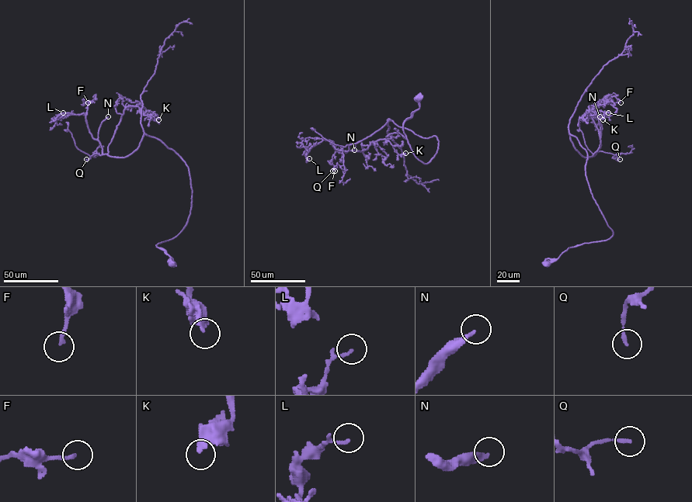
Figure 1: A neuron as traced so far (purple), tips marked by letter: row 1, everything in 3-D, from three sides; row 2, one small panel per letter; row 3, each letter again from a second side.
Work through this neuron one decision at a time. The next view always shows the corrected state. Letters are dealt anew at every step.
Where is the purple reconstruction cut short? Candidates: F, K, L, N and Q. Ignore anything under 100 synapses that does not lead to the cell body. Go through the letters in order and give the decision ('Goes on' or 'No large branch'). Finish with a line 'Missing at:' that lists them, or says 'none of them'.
F: No large branch
K: No large branch
L: No large branch
N: Goes on
Q: No large branch
Missing at: N

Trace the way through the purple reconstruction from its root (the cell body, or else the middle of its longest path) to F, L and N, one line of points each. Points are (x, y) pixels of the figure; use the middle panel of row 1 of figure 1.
F: (420, 96), (403, 130), (428, 163), (436, 136), (391, 120), (348, 151), (332, 141), (335, 171)
L: (420, 96), (403, 130), (428, 163), (436, 136), (391, 120), (348, 151), (323, 140), (309, 158)
N: (420, 96), (403, 130), (413, 154), (428, 163), (436, 136), (421, 137), (391, 120), (345, 151), (354, 150)

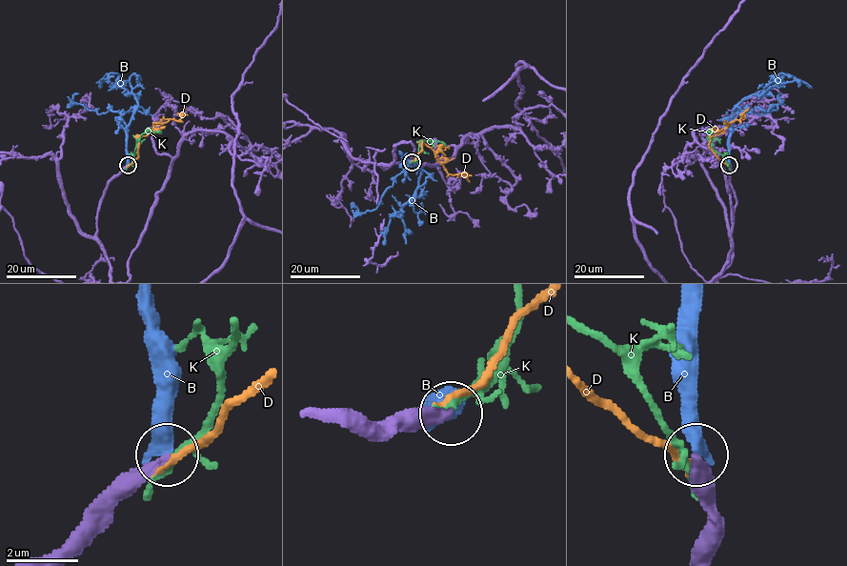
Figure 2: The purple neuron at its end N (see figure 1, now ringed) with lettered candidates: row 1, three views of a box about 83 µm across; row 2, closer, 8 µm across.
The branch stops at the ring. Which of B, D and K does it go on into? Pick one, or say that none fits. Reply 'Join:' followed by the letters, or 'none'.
Join: B

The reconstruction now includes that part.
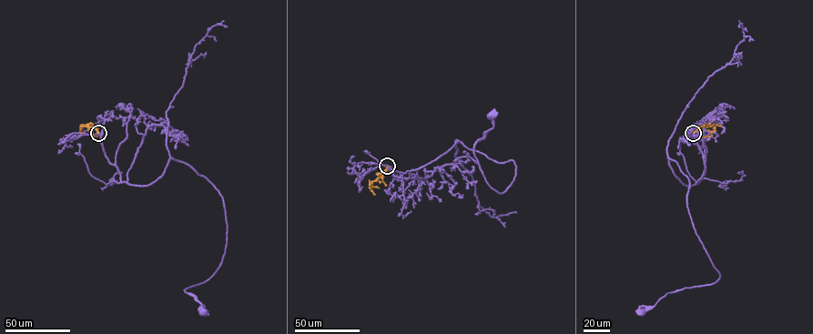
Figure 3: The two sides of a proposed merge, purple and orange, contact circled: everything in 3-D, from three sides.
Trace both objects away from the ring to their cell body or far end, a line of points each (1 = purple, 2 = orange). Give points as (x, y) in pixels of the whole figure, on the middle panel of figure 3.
1: (387, 166), (408, 178), (460, 142), (513, 161), (503, 193), (488, 183), (474, 152), (493, 113)
2: (387, 166), (370, 184), (370, 188), (369, 179)

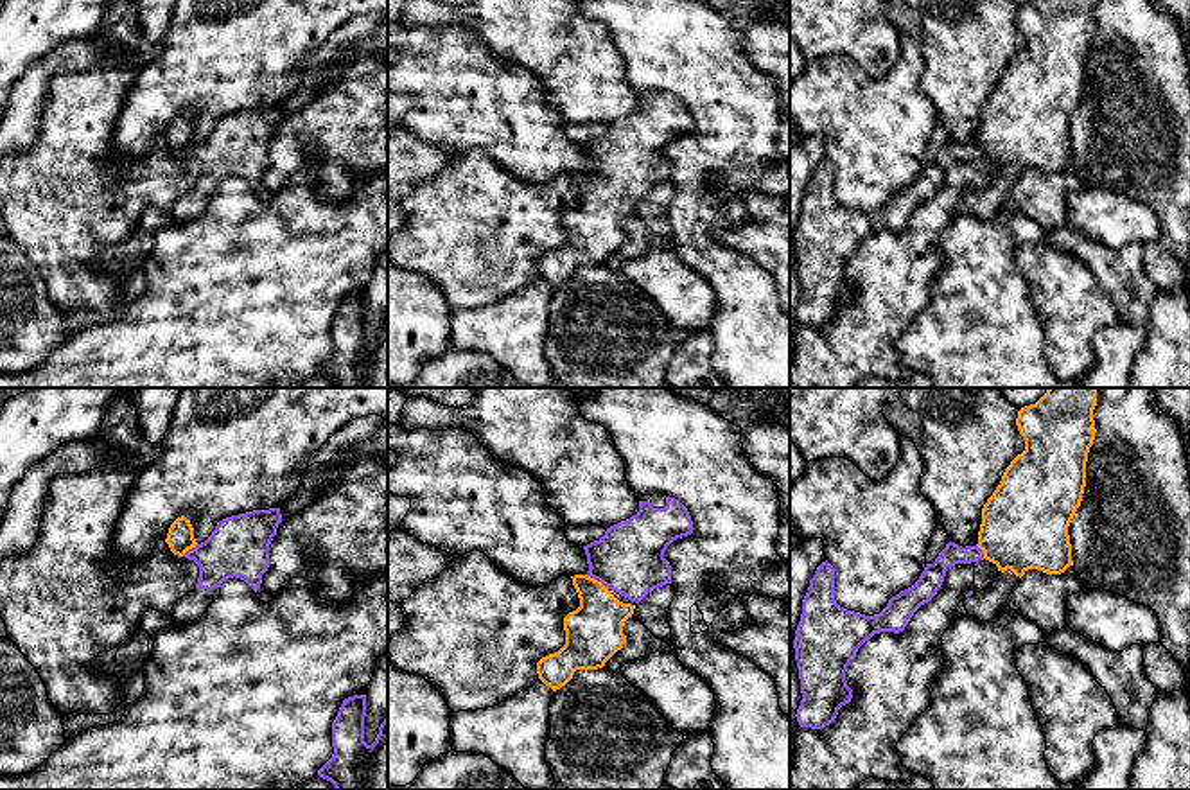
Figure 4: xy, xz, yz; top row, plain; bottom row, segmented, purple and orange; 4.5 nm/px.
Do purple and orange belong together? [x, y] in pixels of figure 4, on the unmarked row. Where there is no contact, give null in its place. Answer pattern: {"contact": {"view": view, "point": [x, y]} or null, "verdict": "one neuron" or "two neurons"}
{"contact": {"view": "xz", "point": [598, 178]}, "verdict": "one neuron"}

